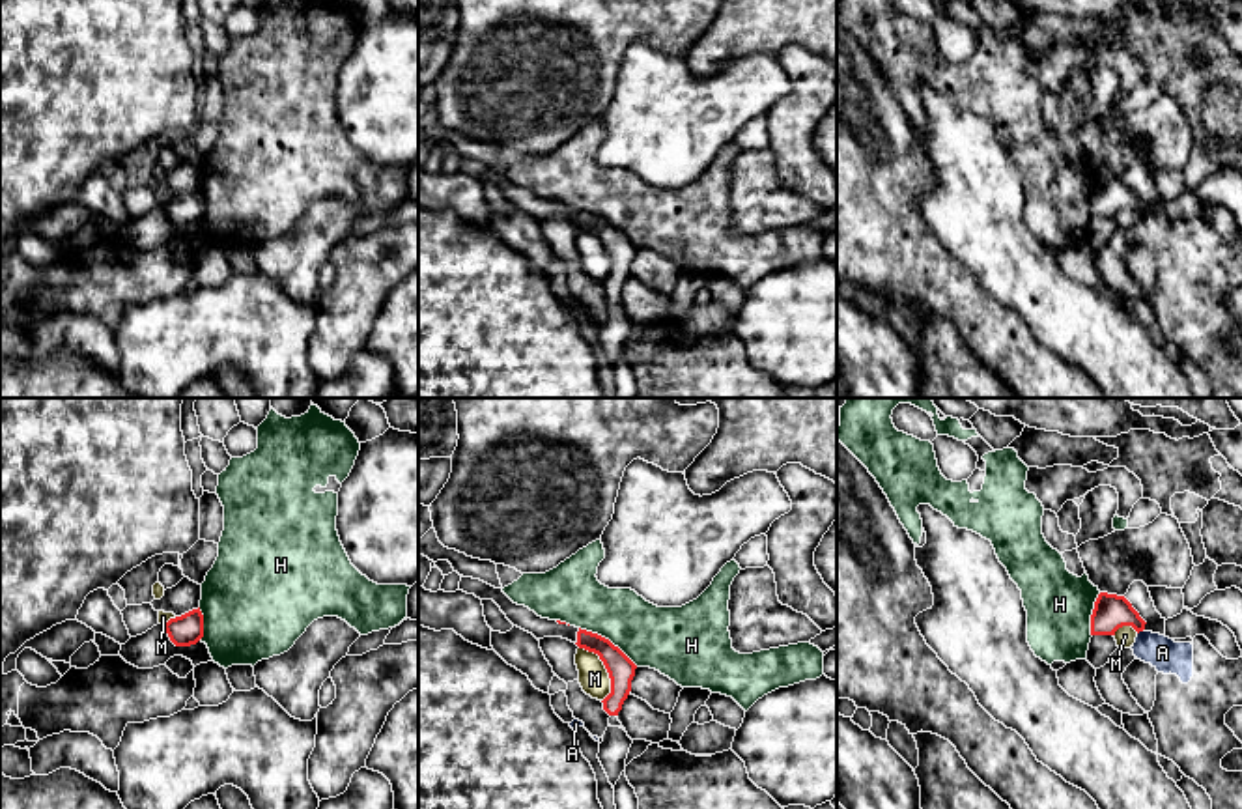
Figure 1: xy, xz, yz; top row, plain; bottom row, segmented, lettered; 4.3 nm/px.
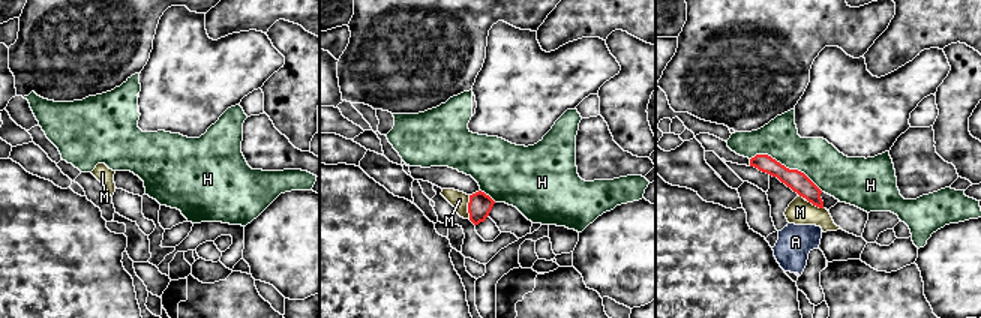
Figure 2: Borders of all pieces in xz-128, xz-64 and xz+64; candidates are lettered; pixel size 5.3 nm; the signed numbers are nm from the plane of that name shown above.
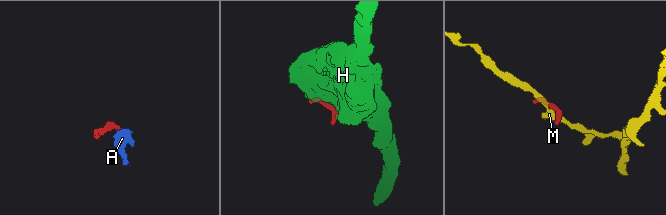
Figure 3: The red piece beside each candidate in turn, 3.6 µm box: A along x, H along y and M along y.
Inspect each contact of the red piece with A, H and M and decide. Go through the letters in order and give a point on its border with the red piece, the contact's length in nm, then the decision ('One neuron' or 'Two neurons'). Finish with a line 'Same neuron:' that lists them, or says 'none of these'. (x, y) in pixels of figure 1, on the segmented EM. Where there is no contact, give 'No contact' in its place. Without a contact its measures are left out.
A: Touches red at yz (1140, 630). Shared border 30 nm. Two neurons
H: Touches red at xz (607, 639). Shared border 300 nm. Two neurons
M: Touches red at xz (606, 667). Shared border 260 nm. Two neurons
Same neuron: none of these

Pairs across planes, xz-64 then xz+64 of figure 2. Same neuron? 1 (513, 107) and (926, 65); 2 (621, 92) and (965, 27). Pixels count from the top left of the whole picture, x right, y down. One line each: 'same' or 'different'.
1: same
2: different

